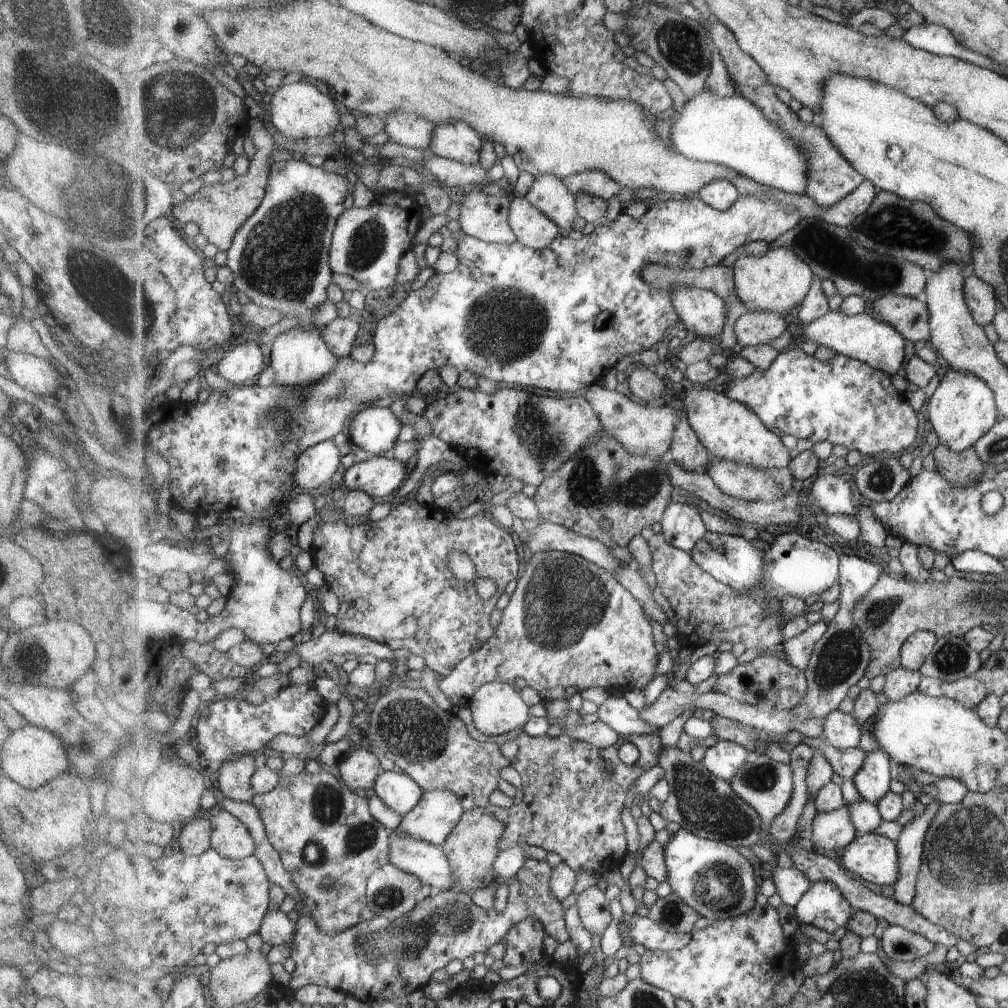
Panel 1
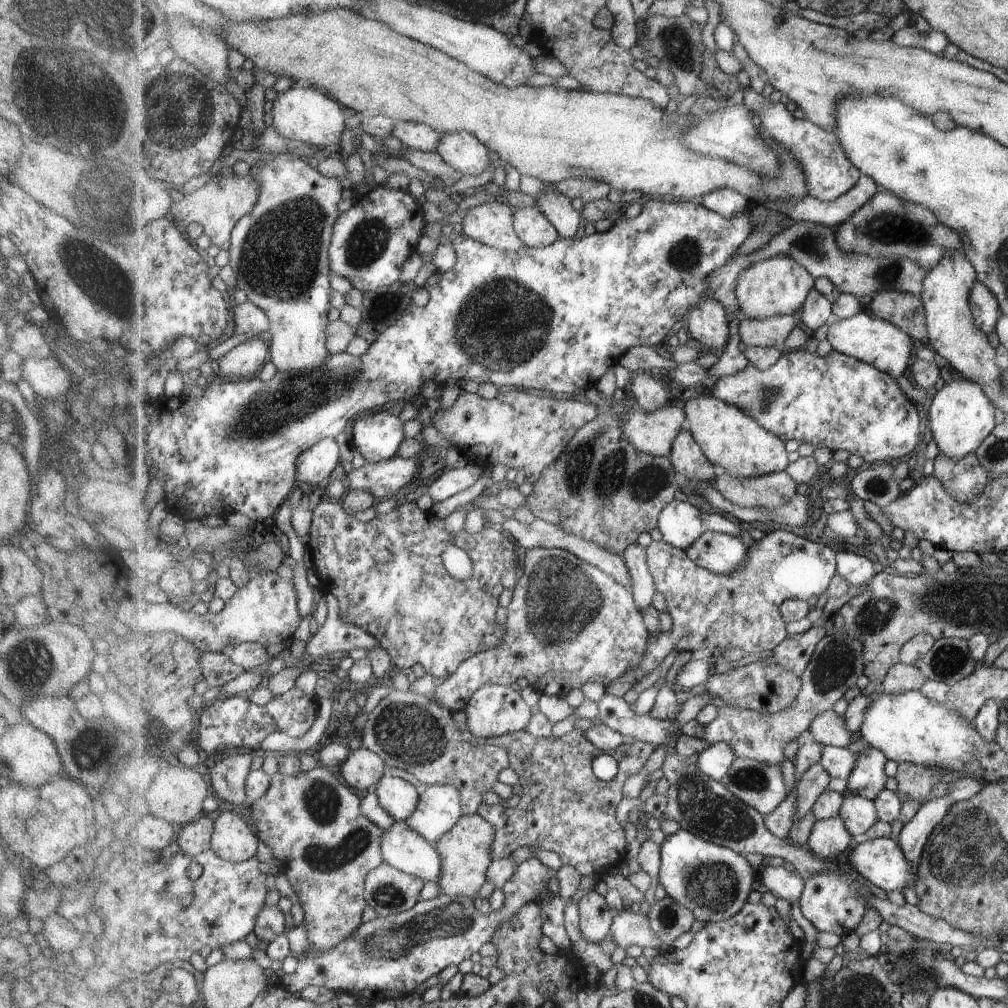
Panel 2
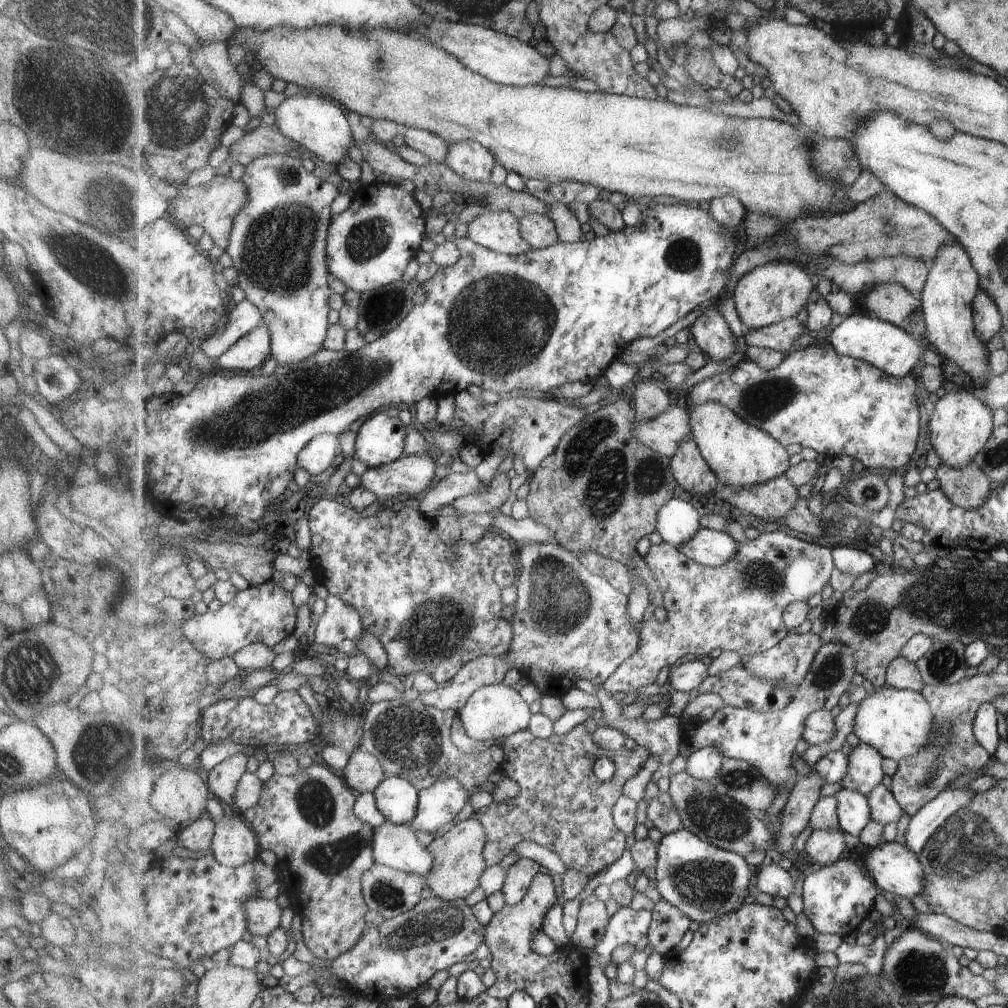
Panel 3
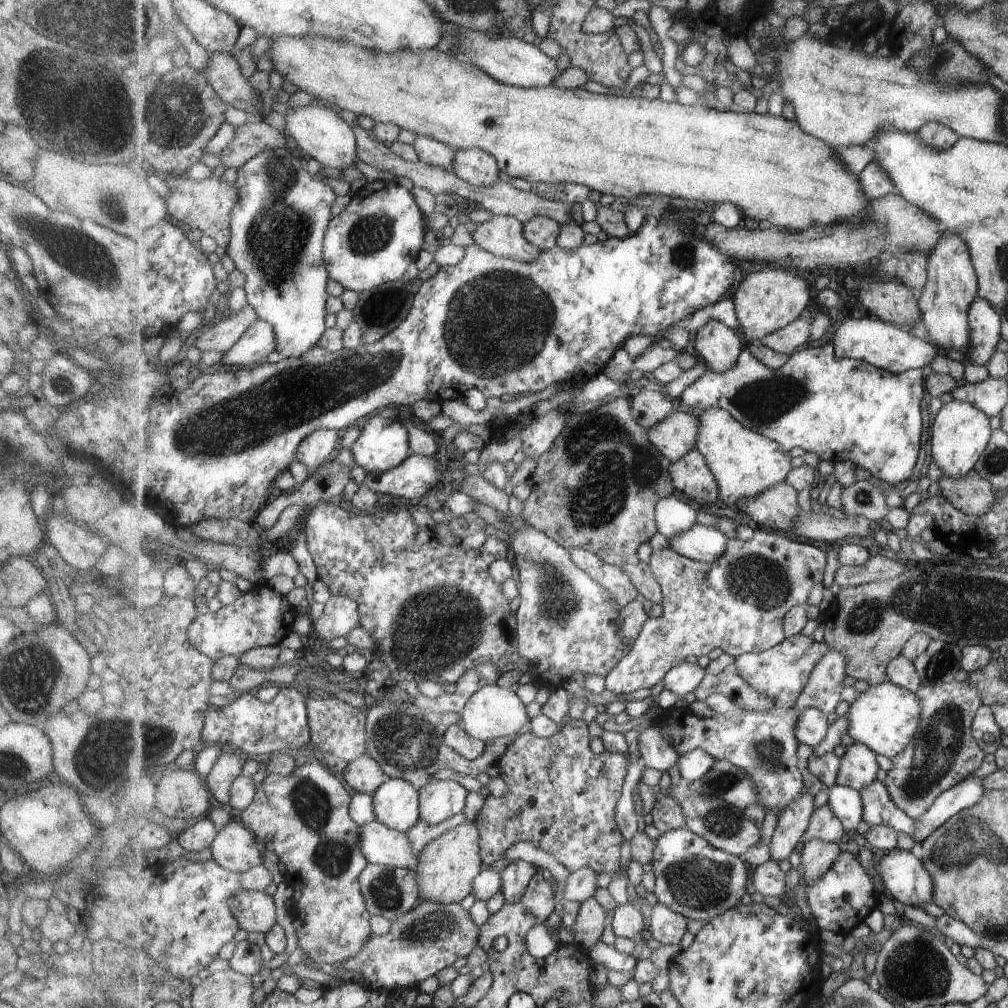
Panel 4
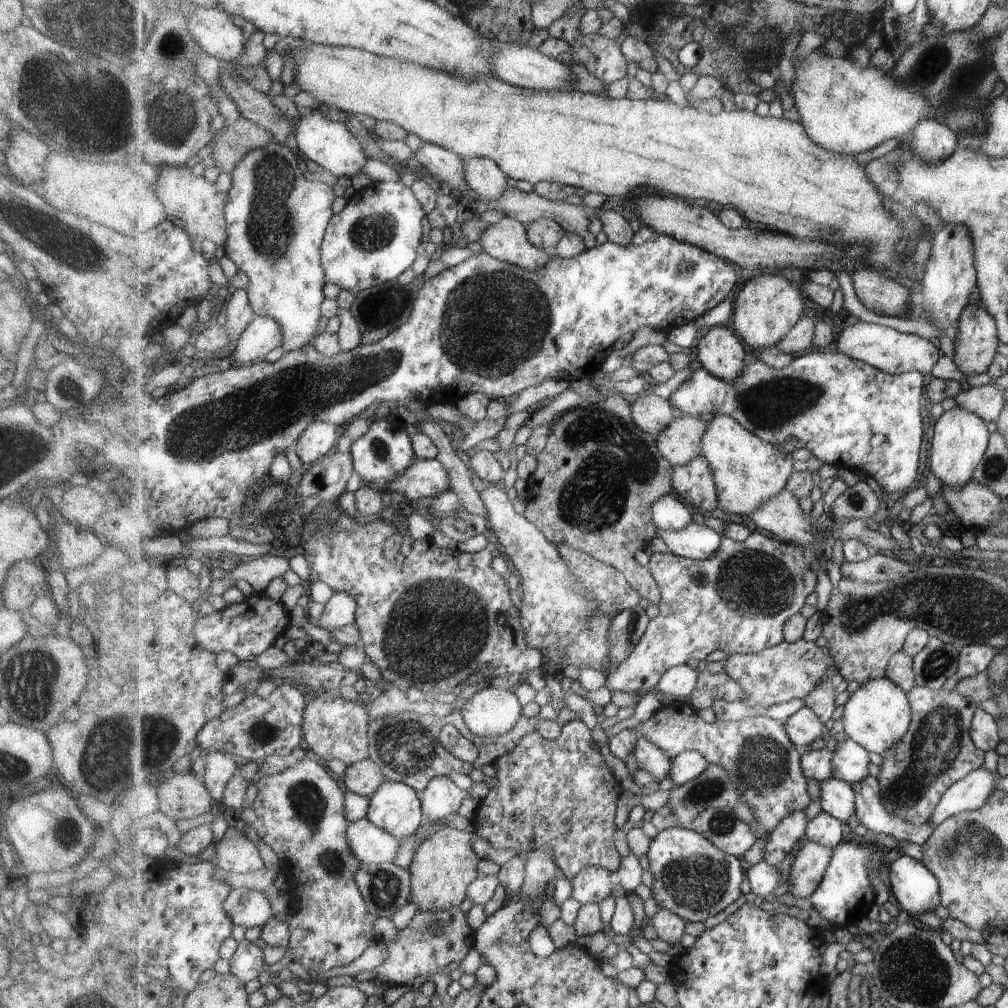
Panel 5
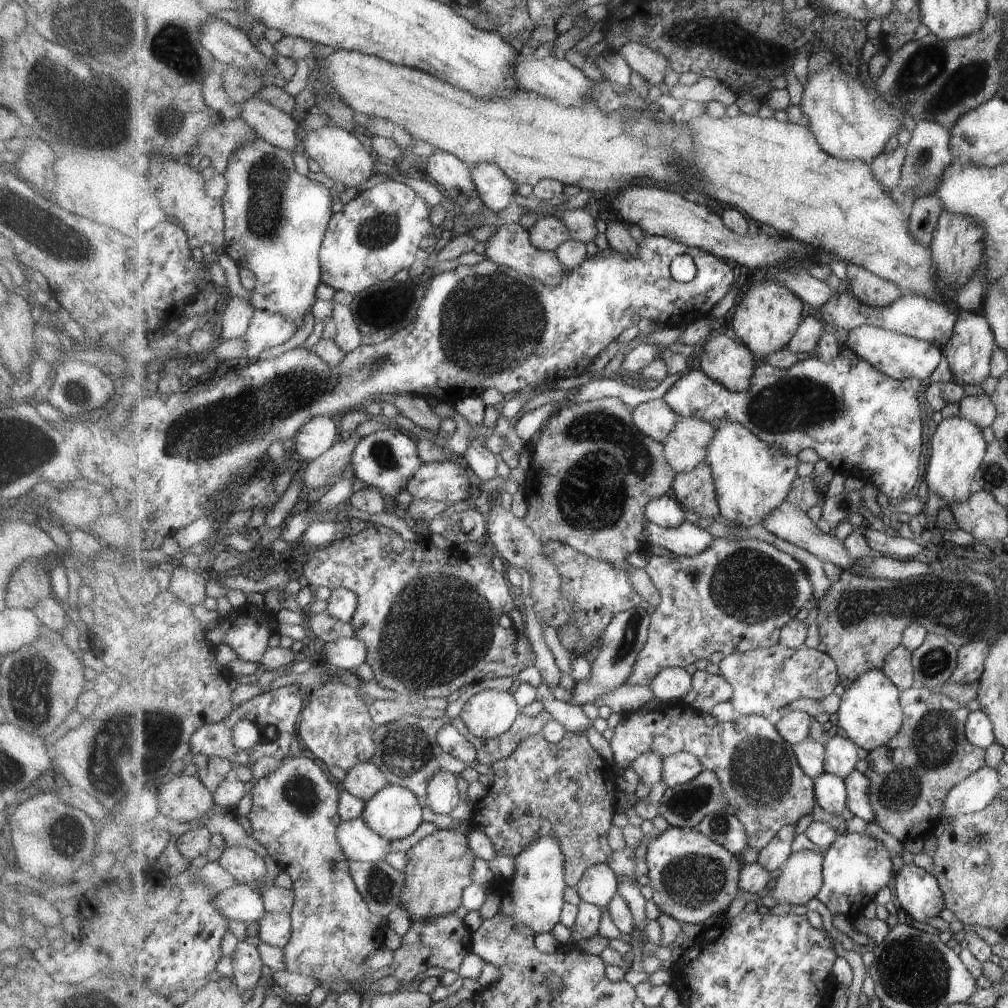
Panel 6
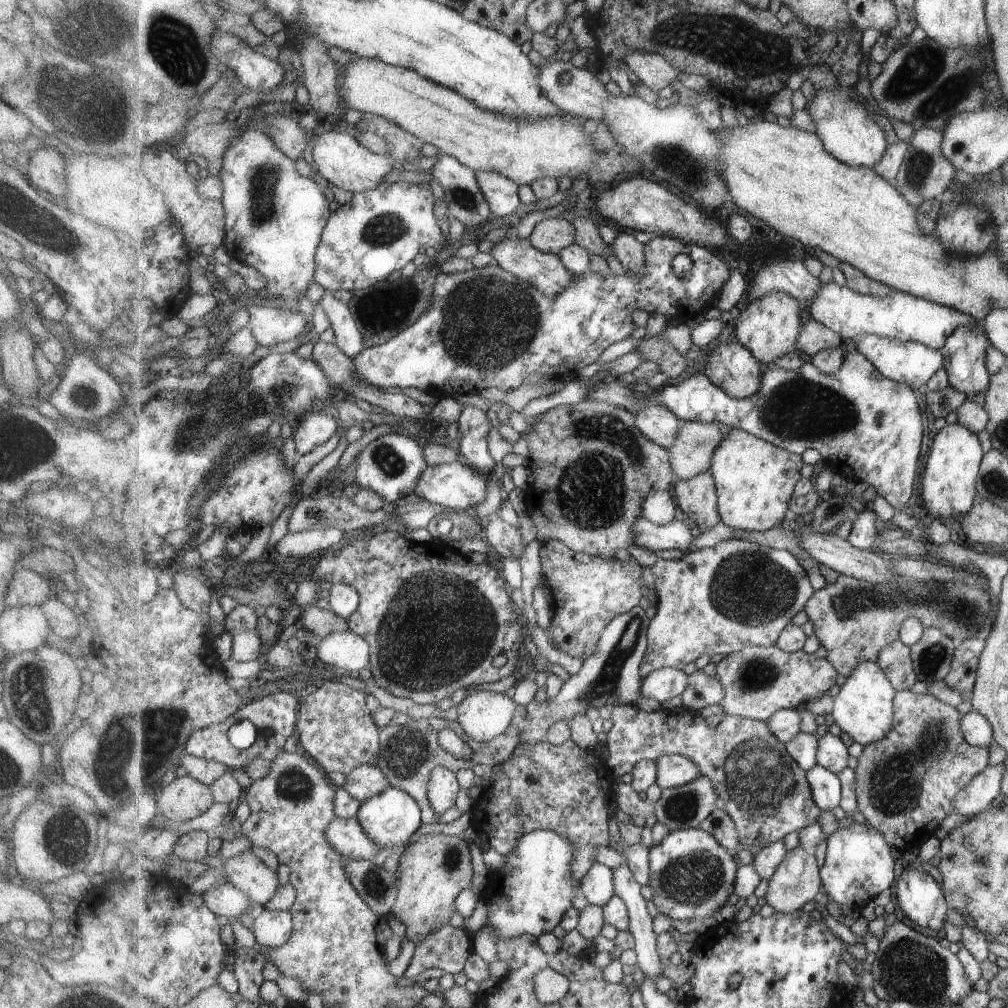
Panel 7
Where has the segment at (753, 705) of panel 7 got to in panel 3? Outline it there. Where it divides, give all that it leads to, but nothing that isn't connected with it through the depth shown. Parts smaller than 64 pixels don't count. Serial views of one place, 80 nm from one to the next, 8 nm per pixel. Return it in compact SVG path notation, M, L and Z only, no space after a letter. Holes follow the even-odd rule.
M791 631L788 636L777 644L770 651L757 654L755 656L742 657L740 663L747 670L753 670L755 676L759 676L761 680L769 680L769 682L777 682L779 686L785 686L787 688L791 686L791 690L794 691L794 695L801 682L805 680L805 676L809 674L811 670L811 664L819 652L819 648L824 644L823 638L820 634L813 634L813 632L807 632L806 634L799 634L798 632Z

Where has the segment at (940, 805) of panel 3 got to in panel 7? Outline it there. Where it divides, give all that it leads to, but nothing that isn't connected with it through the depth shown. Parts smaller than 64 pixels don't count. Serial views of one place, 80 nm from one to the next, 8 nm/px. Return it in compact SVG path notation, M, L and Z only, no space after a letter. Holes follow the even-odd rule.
M1005 764L987 765L968 785L960 790L954 798L954 810L969 816L979 814L991 808L991 802L1002 793Z

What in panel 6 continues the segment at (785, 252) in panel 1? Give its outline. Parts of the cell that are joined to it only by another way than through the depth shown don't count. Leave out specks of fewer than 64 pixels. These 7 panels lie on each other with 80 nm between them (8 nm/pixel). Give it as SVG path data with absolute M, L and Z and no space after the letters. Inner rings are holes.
M765 279L762 284L751 286L743 296L734 313L730 333L750 348L760 362L782 351L794 339L808 311L807 304L791 292L791 289Z

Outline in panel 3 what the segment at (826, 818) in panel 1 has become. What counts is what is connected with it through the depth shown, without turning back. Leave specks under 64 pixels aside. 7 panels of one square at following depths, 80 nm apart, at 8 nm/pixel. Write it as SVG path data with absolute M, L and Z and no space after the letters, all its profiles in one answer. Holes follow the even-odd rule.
M843 828L813 830L806 842L804 853L811 863L820 867L830 866L839 861L845 849L848 850L848 834Z

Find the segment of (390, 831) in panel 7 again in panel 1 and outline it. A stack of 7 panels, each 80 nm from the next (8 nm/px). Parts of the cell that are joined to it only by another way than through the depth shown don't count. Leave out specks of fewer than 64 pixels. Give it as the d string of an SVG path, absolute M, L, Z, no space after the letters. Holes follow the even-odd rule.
M384 771L371 790L389 808L405 817L422 800L422 786L405 772Z

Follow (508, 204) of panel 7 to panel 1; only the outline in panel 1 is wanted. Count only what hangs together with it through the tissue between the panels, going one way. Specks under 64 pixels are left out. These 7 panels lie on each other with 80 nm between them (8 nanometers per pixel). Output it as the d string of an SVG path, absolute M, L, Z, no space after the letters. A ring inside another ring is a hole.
M463 120L439 122L435 124L429 152L462 164L478 164L484 142L482 135Z

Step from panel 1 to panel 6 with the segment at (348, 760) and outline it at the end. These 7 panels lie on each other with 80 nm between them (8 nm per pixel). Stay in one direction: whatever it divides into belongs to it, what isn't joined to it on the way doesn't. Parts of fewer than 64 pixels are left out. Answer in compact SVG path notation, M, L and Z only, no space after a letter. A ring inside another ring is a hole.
M373 760L357 763L342 782L345 791L353 796L370 801L378 792L390 784L385 773Z

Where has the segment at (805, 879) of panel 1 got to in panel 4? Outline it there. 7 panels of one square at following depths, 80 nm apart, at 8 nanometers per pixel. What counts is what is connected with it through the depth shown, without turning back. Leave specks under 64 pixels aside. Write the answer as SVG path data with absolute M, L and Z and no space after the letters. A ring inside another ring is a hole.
M771 860L755 868L751 880L756 892L763 897L774 896L783 898L787 889L787 880L785 880L785 872L781 870L777 861Z

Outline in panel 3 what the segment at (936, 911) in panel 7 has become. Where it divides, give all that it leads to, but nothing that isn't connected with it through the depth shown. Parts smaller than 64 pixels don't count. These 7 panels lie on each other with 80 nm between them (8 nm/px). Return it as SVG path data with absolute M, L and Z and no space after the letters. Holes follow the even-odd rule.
M879 842L875 848L863 848L861 862L870 878L885 892L911 899L913 896L921 895L923 888L926 888L926 873L923 864L915 852L911 852L903 843Z

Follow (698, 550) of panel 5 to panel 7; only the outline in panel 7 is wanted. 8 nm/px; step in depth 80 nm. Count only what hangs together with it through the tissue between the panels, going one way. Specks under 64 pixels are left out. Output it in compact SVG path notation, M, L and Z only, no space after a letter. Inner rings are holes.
M645 517L635 521L634 533L636 546L653 552L661 550L689 550L693 542L693 534L687 524L675 520L668 525L658 525Z

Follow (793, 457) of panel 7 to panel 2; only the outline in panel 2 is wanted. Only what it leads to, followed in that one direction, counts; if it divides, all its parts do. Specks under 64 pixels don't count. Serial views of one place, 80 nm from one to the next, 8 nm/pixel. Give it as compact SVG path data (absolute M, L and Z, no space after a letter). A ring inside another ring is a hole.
M700 389L695 398L684 406L687 428L702 446L703 453L715 467L722 472L731 472L733 476L764 476L784 472L792 464L785 440L768 432L753 416L743 412L739 406L723 402L713 394Z

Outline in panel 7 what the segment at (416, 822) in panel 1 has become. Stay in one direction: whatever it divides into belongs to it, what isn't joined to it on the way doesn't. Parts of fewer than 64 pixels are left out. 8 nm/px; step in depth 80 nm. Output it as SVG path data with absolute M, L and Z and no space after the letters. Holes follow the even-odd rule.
M438 766L430 776L428 800L434 814L441 814L455 807L459 798L459 780L450 768Z

